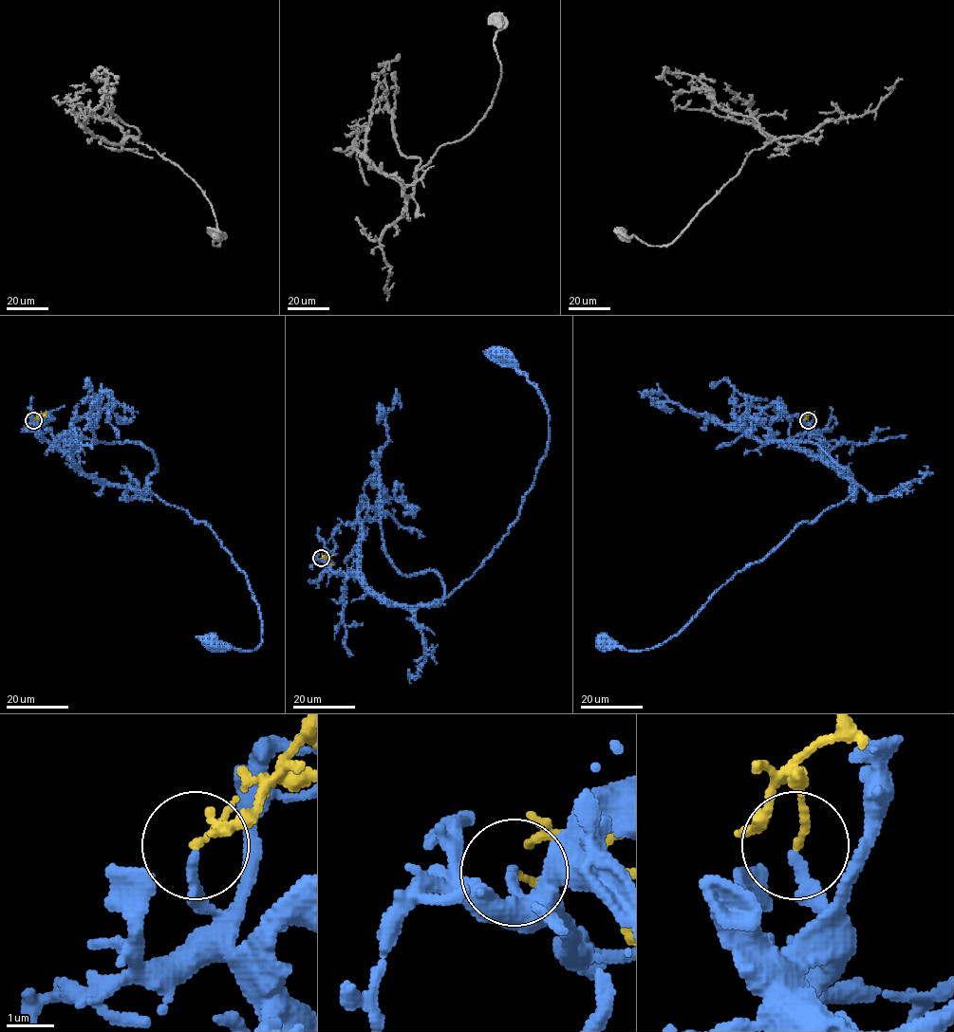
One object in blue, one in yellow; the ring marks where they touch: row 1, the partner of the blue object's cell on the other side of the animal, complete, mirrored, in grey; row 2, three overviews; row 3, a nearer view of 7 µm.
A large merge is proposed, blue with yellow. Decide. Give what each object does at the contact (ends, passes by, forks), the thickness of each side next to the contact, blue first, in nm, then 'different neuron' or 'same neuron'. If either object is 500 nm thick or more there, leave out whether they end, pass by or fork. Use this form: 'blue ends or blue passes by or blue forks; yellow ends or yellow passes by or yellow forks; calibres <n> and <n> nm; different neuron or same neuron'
blue ends; yellow ends; calibres 240 and 120 nm; different neuron

